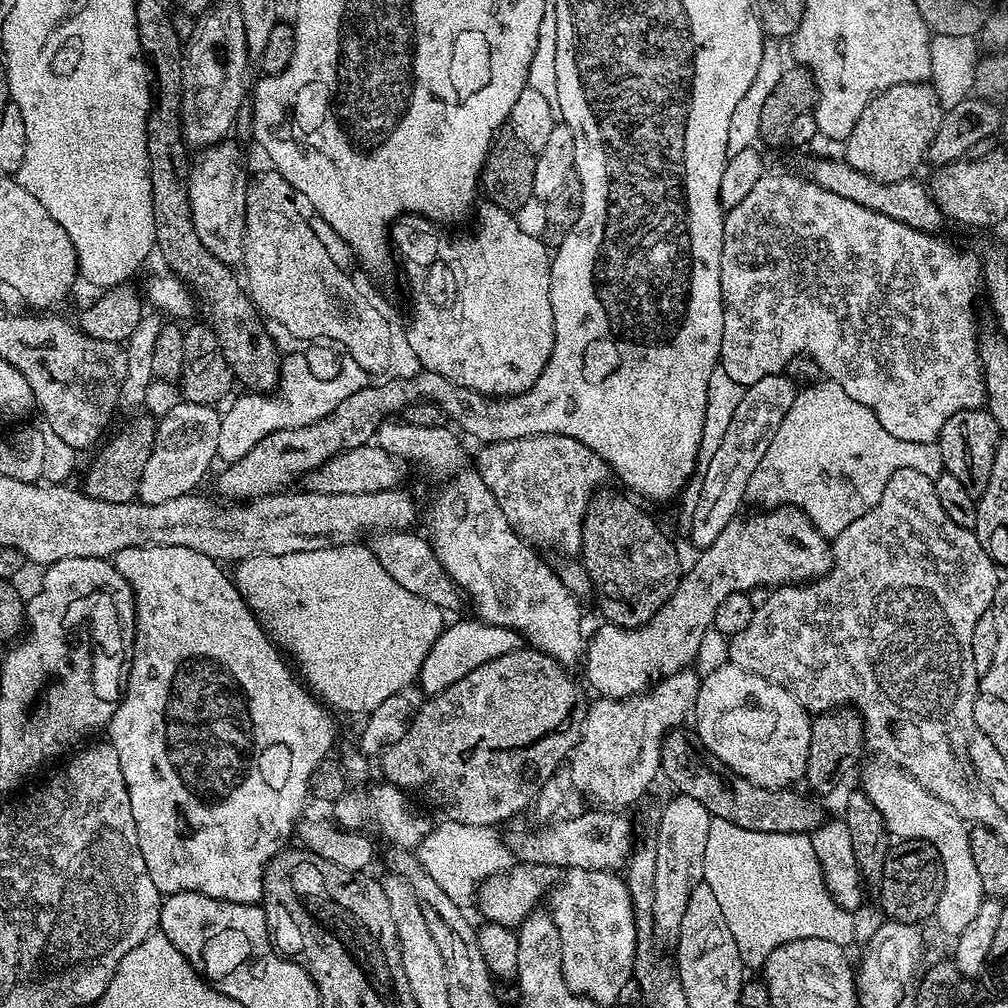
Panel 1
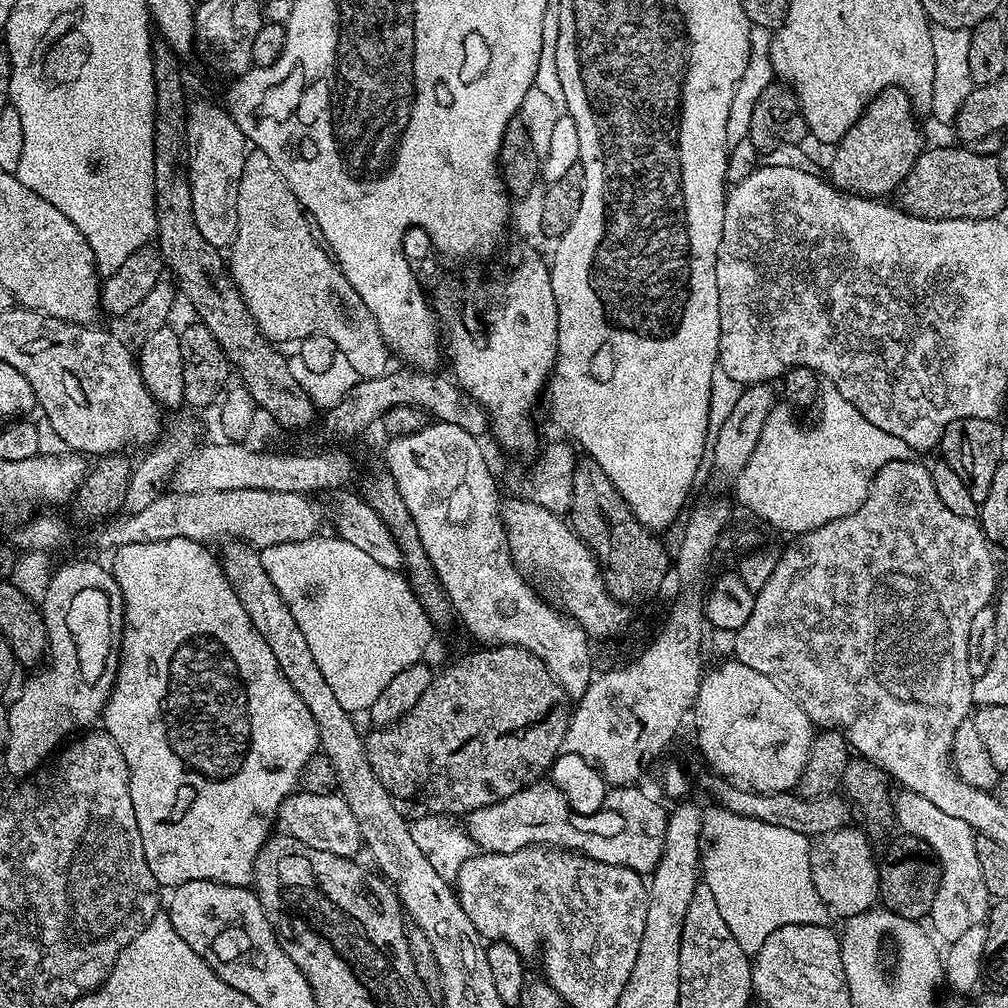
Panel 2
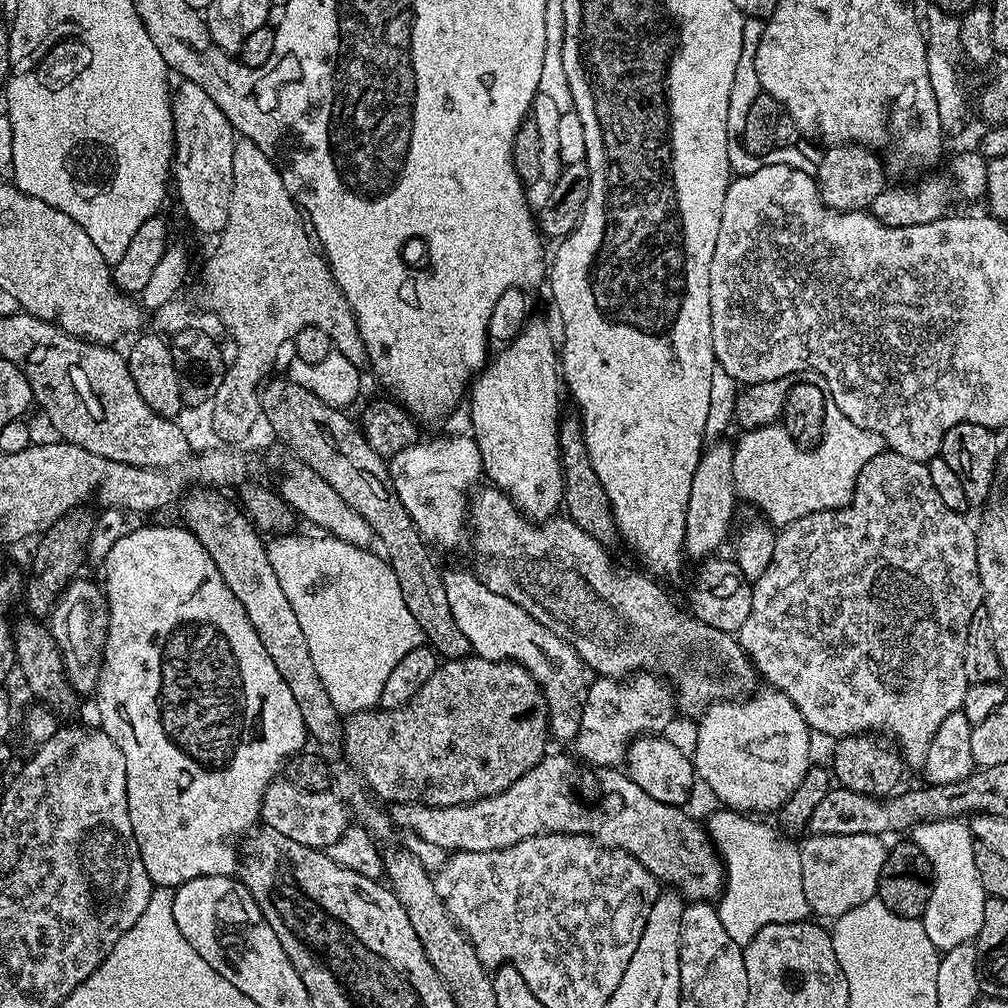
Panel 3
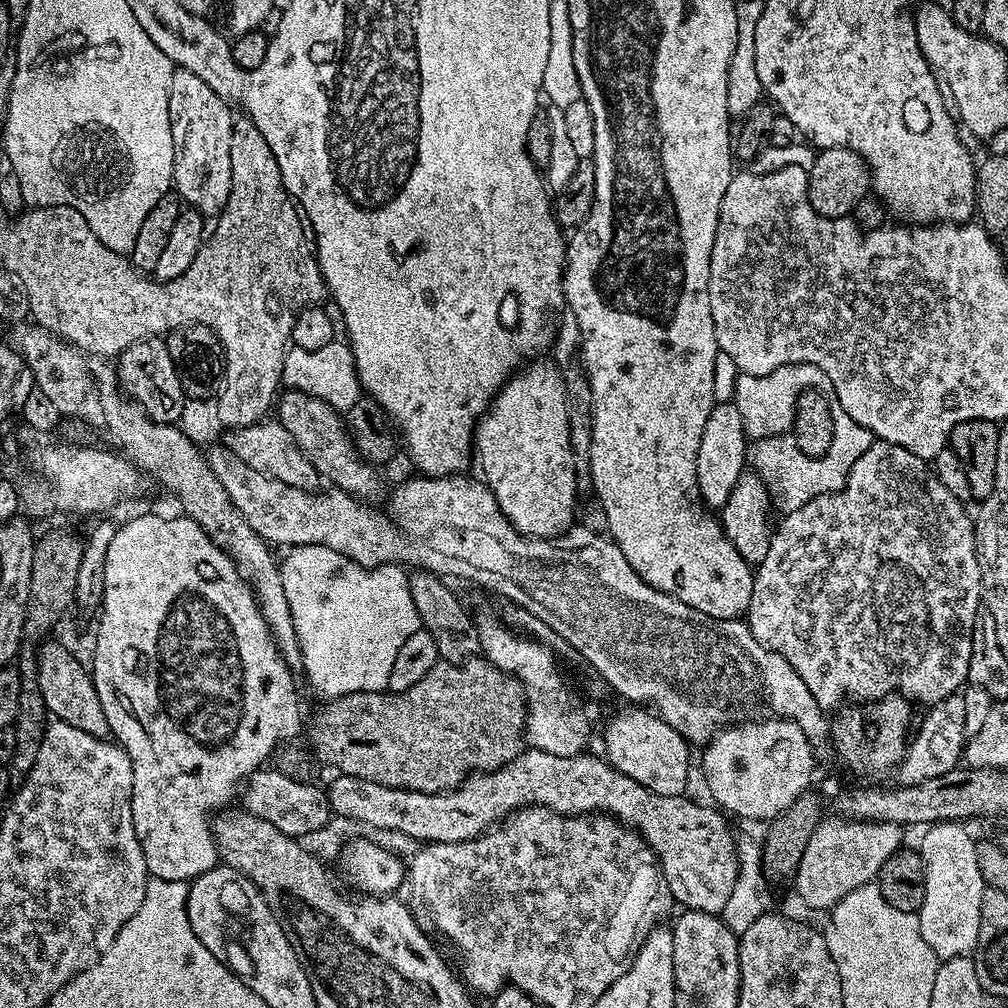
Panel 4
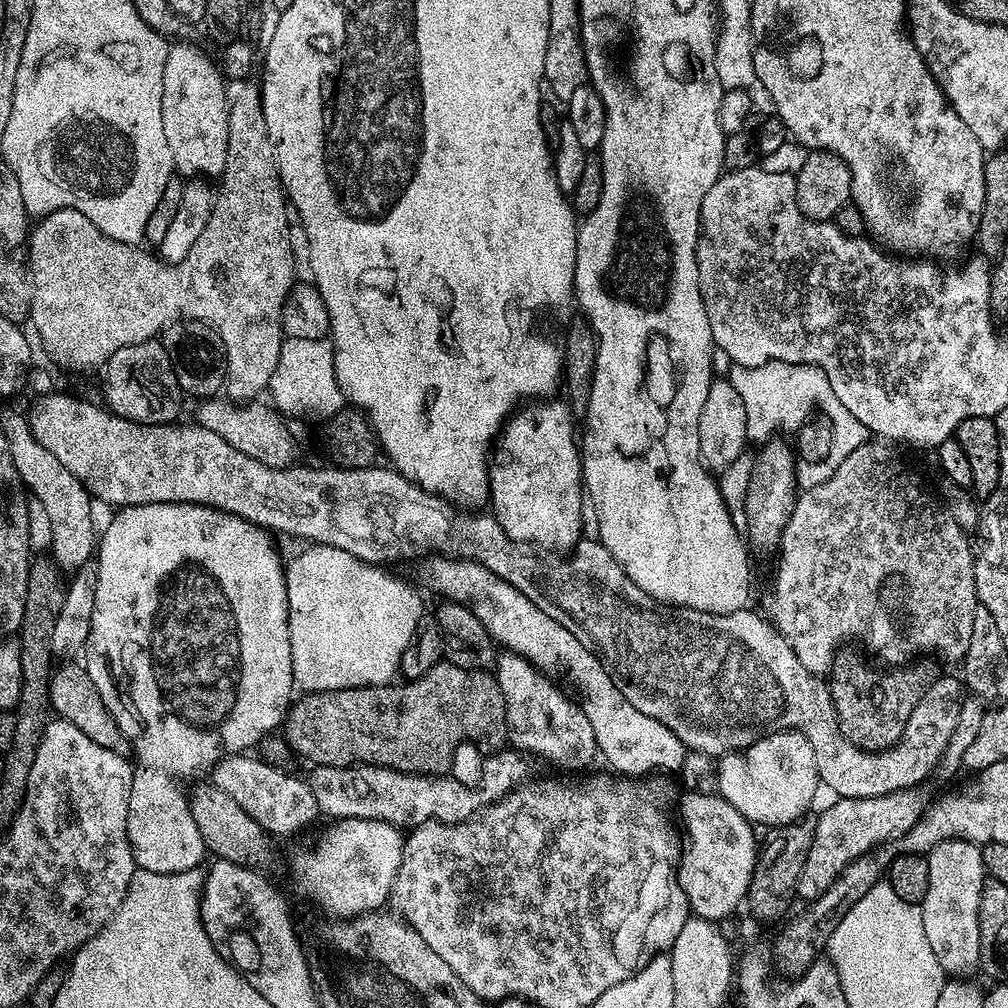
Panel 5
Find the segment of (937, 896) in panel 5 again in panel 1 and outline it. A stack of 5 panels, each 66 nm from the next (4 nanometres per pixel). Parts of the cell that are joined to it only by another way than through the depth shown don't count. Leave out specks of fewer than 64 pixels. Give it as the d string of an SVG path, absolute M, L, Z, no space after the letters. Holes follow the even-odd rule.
M887 762L872 763L876 764L870 765L864 772L864 795L870 798L870 802L874 802L874 806L880 811L882 822L893 837L924 840L938 850L944 867L944 885L938 898L934 924L949 938L960 936L962 930L966 930L966 926L970 926L970 921L978 914L978 906L982 906L986 899L980 875L974 866L974 858L970 855L965 821L954 814L954 810L950 810L946 802L934 798L930 790L918 786L918 782L914 782L914 778L910 778L910 774L906 774L901 768L895 768Z

